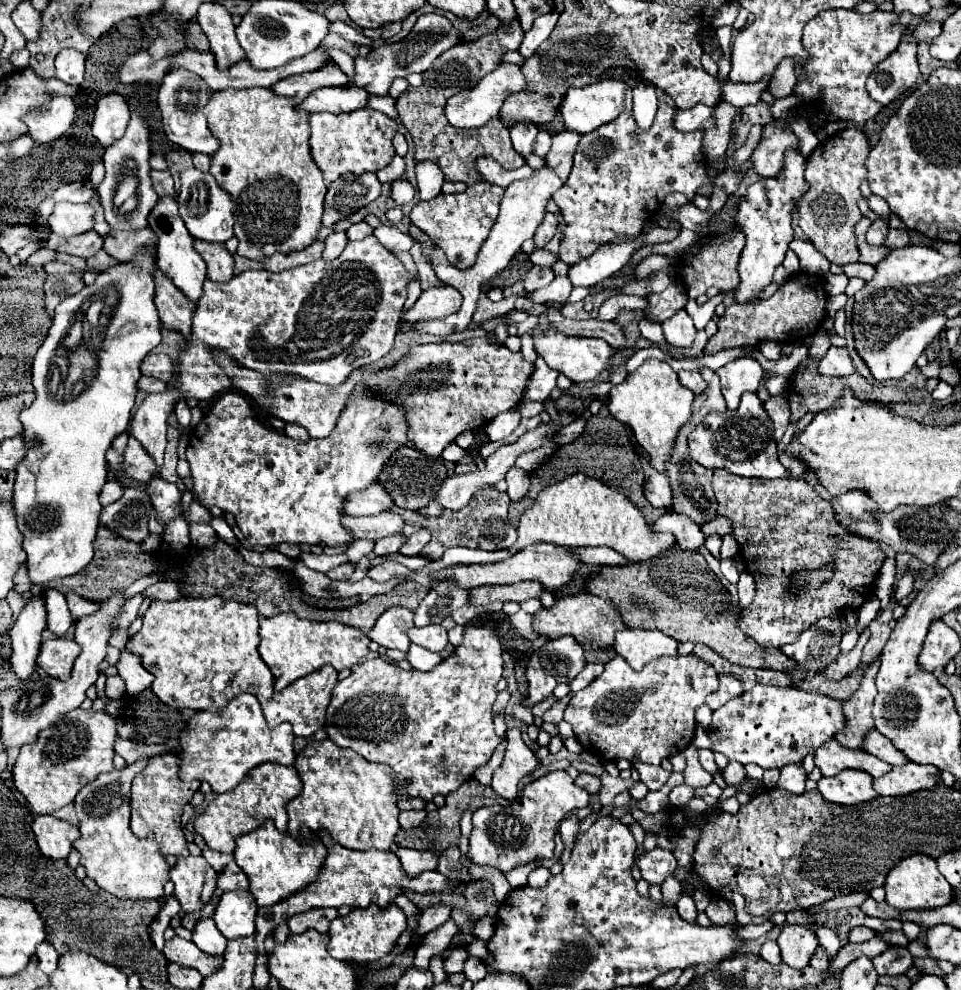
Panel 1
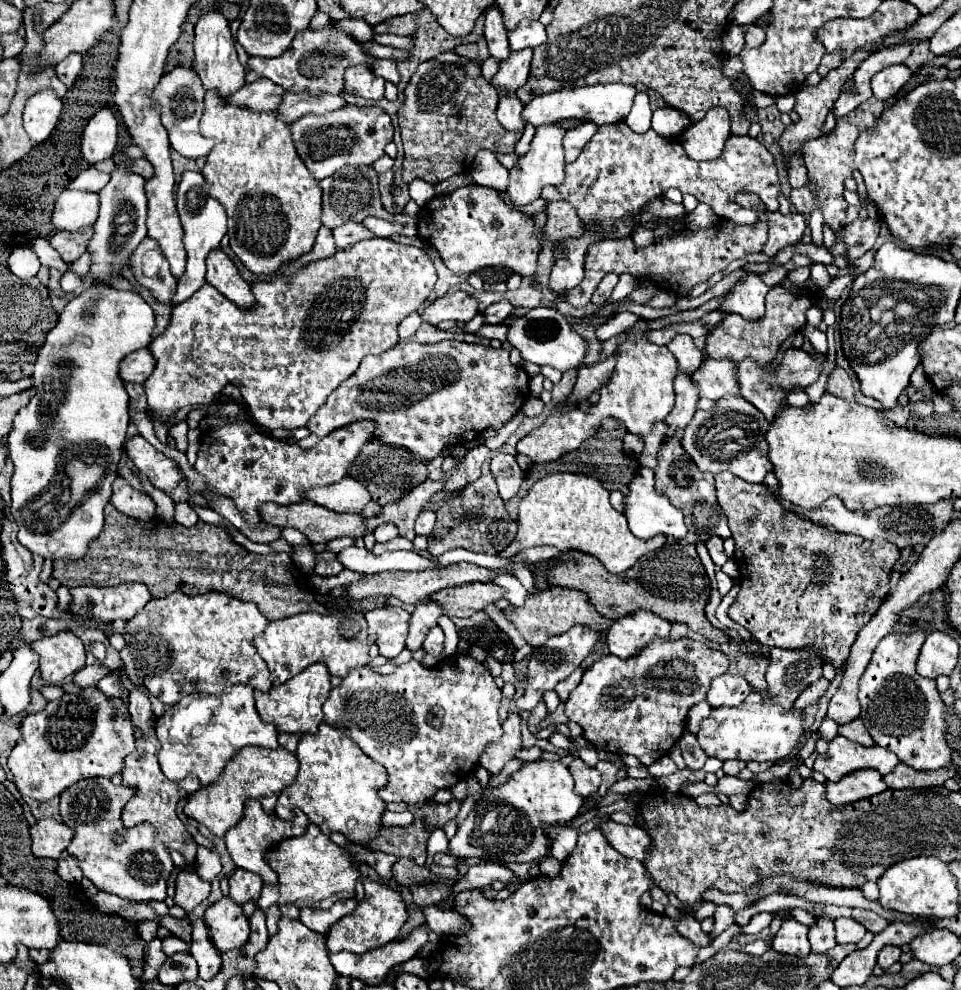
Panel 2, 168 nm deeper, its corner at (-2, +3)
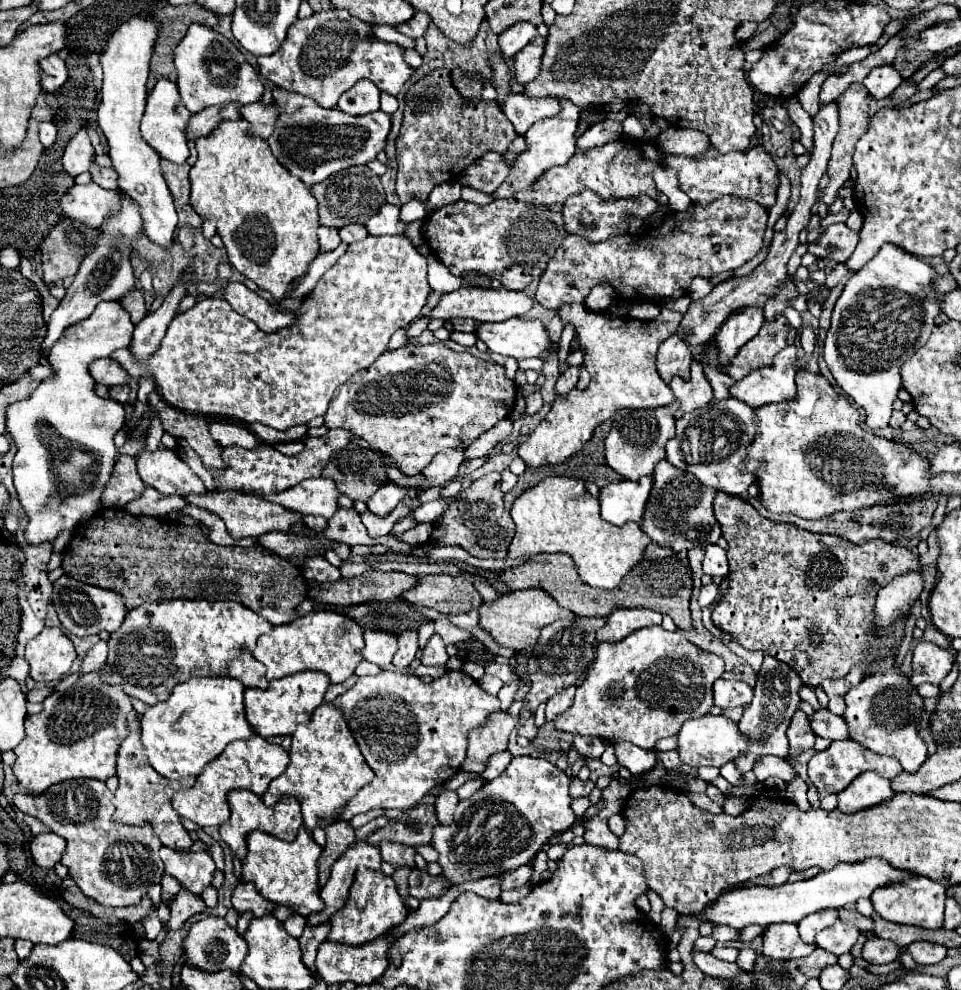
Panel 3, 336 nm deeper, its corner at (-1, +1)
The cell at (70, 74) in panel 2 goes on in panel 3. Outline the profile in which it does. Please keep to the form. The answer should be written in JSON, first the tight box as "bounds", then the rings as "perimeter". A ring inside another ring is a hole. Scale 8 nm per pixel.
{"bounds":[40,54,68,92],"perimeter":[[[52,54],[52,56],[44,58],[44,62],[40,62],[40,64],[44,70],[42,72],[42,88],[48,92],[50,90],[56,92],[68,80],[68,68],[66,68],[64,60],[60,56]]]}

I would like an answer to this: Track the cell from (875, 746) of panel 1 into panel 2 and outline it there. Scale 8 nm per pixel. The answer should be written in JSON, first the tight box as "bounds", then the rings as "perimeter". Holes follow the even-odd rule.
{"bounds":[837,720,873,746],"perimeter":[[[851,720],[849,724],[839,726],[837,734],[845,736],[845,738],[851,740],[851,742],[863,744],[863,746],[871,746],[871,744],[873,744],[873,740],[871,740],[871,736],[869,736],[869,732],[867,732],[867,728],[863,726],[861,720]]]}

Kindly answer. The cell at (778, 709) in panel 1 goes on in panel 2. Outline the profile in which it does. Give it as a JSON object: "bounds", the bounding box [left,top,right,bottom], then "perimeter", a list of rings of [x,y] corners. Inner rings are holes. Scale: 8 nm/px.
{"bounds":[697,702,805,762],"perimeter":[[[765,702],[757,704],[739,704],[737,708],[713,708],[713,712],[701,720],[697,740],[699,746],[707,756],[713,756],[721,762],[739,758],[739,760],[755,760],[755,762],[781,762],[787,756],[795,754],[797,742],[803,734],[803,718],[805,712],[781,712],[781,706],[771,704],[767,706]]]}

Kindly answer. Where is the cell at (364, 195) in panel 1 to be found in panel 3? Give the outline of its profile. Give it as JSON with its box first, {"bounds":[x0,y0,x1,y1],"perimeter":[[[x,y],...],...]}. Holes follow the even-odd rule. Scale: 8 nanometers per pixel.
{"bounds":[312,166,384,228],"perimeter":[[[352,166],[346,170],[340,170],[326,178],[324,182],[318,182],[312,186],[312,194],[318,200],[320,210],[320,224],[342,228],[350,222],[364,224],[368,218],[372,218],[380,206],[384,204],[384,188],[380,184],[380,178],[368,170],[368,166]]]}

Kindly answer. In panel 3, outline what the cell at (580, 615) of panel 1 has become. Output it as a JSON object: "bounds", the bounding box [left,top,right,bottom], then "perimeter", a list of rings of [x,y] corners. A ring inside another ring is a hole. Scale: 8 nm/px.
{"bounds":[480,590,576,652],"perimeter":[[[544,590],[510,592],[510,594],[504,594],[504,596],[500,596],[498,600],[490,602],[490,604],[484,602],[480,606],[480,626],[486,628],[500,646],[514,648],[518,652],[526,650],[526,648],[532,648],[540,638],[540,630],[544,626],[552,624],[554,620],[562,620],[562,618],[572,620],[572,618],[576,618],[576,614],[572,614],[568,608],[562,608]]]}

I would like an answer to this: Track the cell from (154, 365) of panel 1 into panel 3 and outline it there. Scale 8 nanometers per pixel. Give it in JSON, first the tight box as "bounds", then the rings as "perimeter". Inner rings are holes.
{"bounds":[92,358,128,386],"perimeter":[[[100,358],[92,362],[92,378],[96,378],[98,384],[104,386],[116,386],[116,384],[128,384],[128,372],[112,358]]]}

